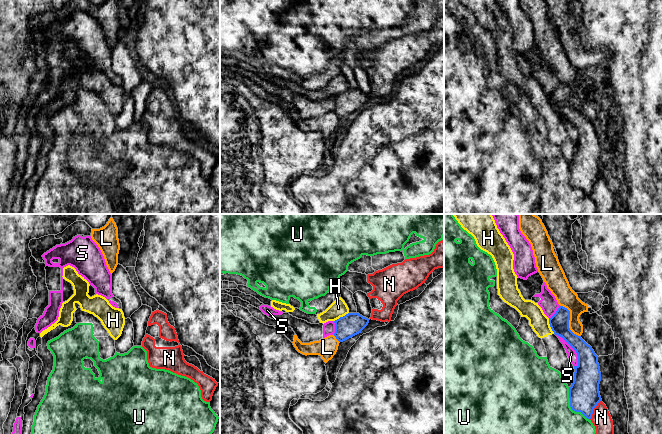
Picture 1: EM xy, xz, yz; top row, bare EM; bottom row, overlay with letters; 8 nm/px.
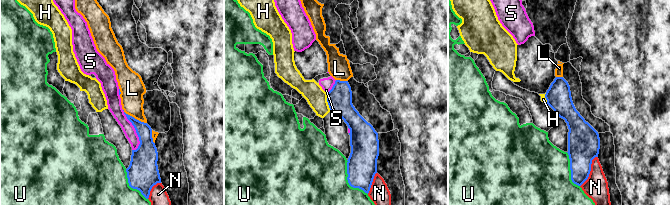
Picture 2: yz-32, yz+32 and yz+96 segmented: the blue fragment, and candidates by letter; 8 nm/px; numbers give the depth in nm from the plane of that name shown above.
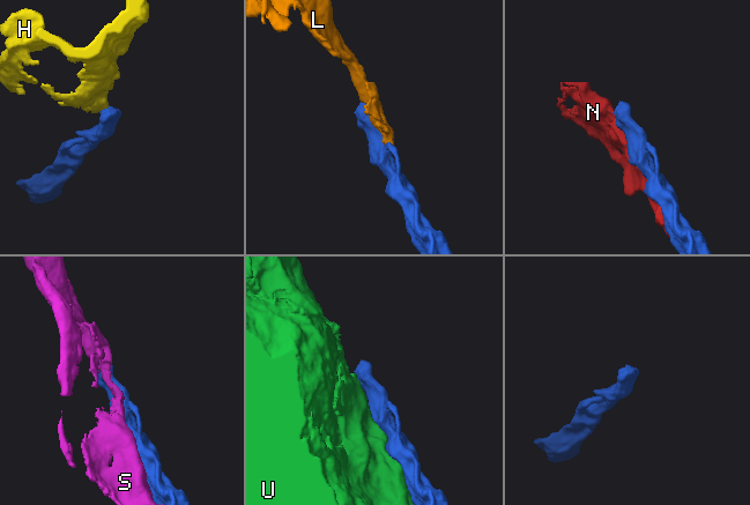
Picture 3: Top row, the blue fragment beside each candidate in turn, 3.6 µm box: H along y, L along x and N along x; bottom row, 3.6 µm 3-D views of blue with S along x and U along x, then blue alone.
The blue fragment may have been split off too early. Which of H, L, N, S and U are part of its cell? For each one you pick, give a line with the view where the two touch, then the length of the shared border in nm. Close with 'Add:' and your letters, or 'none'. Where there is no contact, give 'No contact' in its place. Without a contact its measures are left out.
Add: none

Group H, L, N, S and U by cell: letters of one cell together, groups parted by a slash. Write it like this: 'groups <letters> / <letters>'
groups H / L / N / S / U

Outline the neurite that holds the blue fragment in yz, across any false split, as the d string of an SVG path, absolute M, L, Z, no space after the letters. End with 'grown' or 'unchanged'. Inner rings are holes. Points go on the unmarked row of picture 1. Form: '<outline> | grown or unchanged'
M559 82L556 89L549 94L549 100L555 111L562 113L577 129L578 141L574 142L574 156L569 163L570 183L591 195L593 186L602 177L599 160L601 148L598 132L581 112L569 104L570 87Z | unchanged

